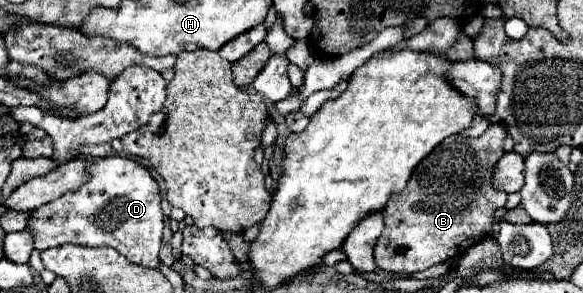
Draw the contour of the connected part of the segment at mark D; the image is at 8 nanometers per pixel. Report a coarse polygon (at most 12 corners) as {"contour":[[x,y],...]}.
{"contour":[[92,160],[34,210],[36,250],[110,246],[158,266],[164,212],[146,166]]}

